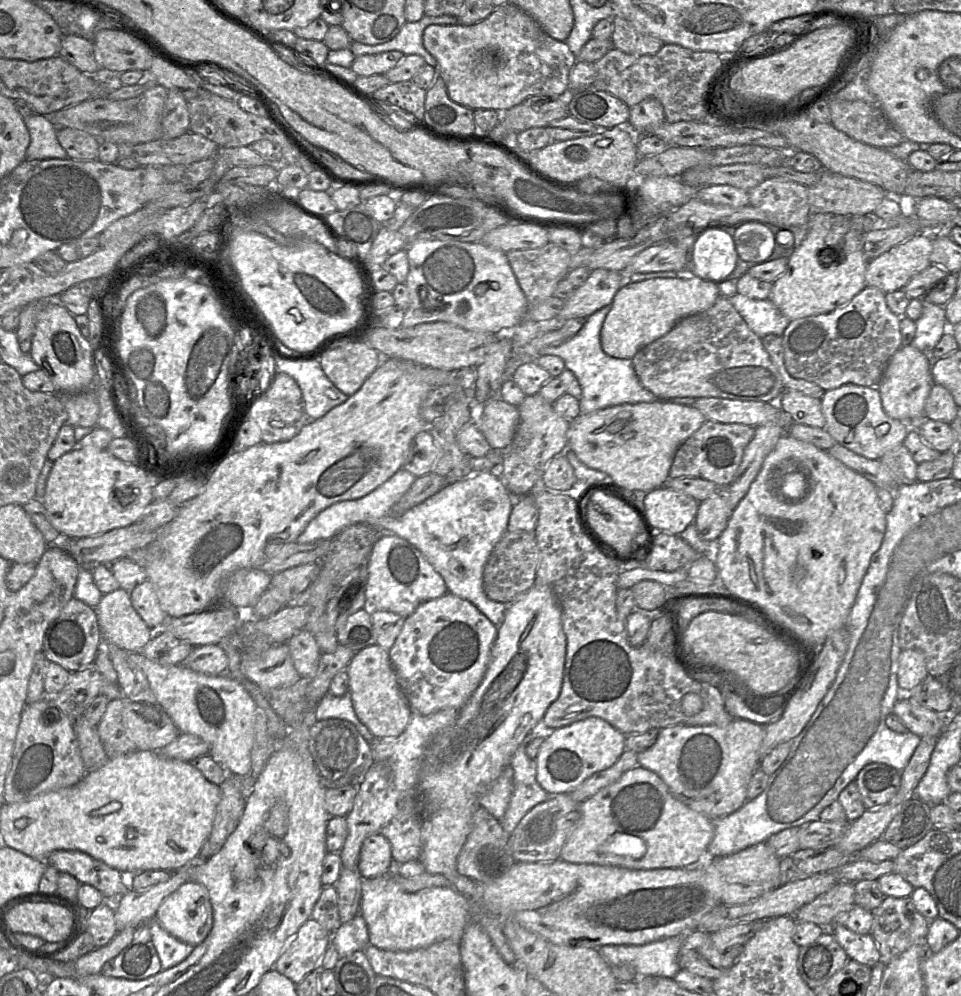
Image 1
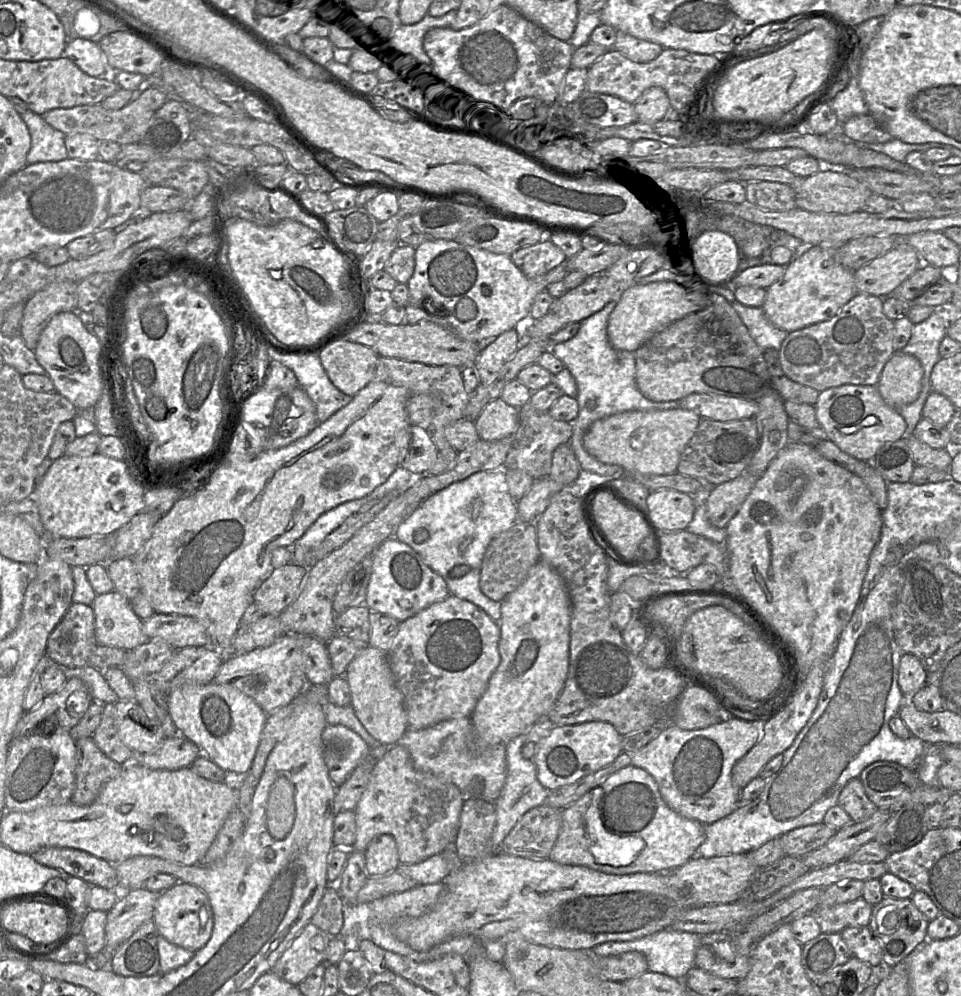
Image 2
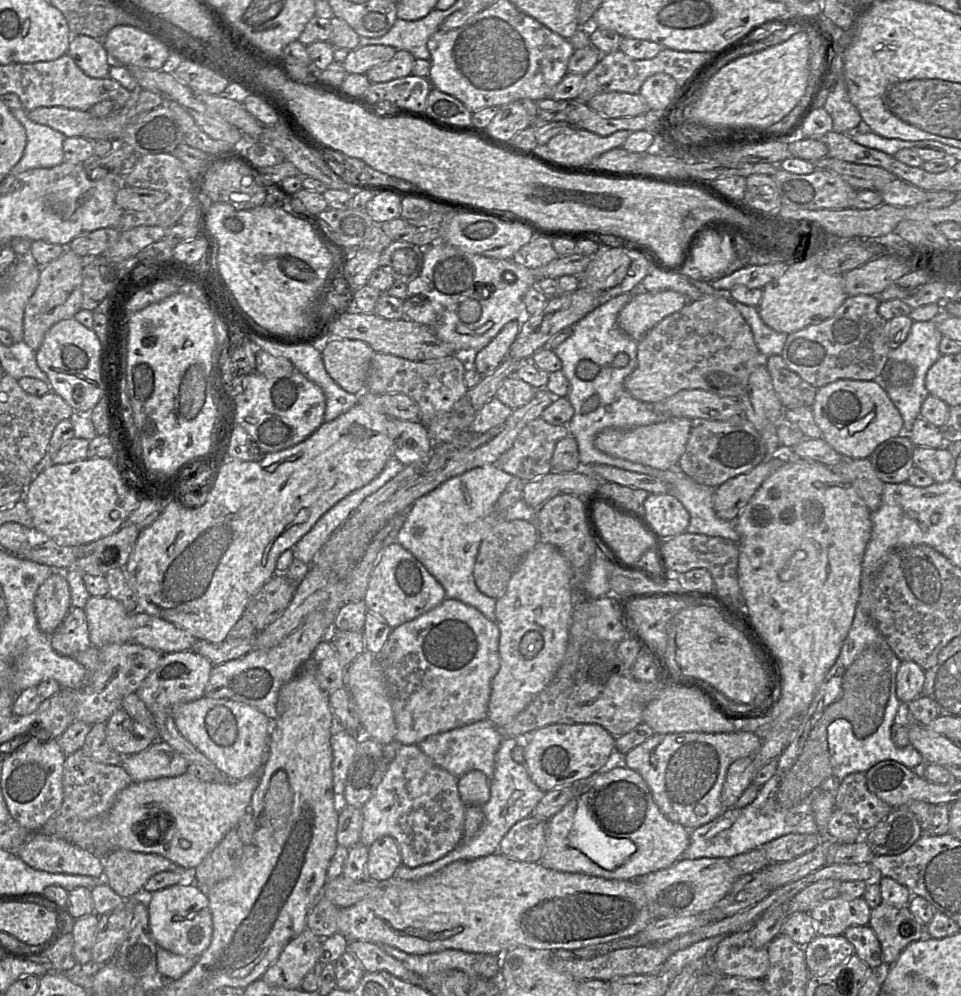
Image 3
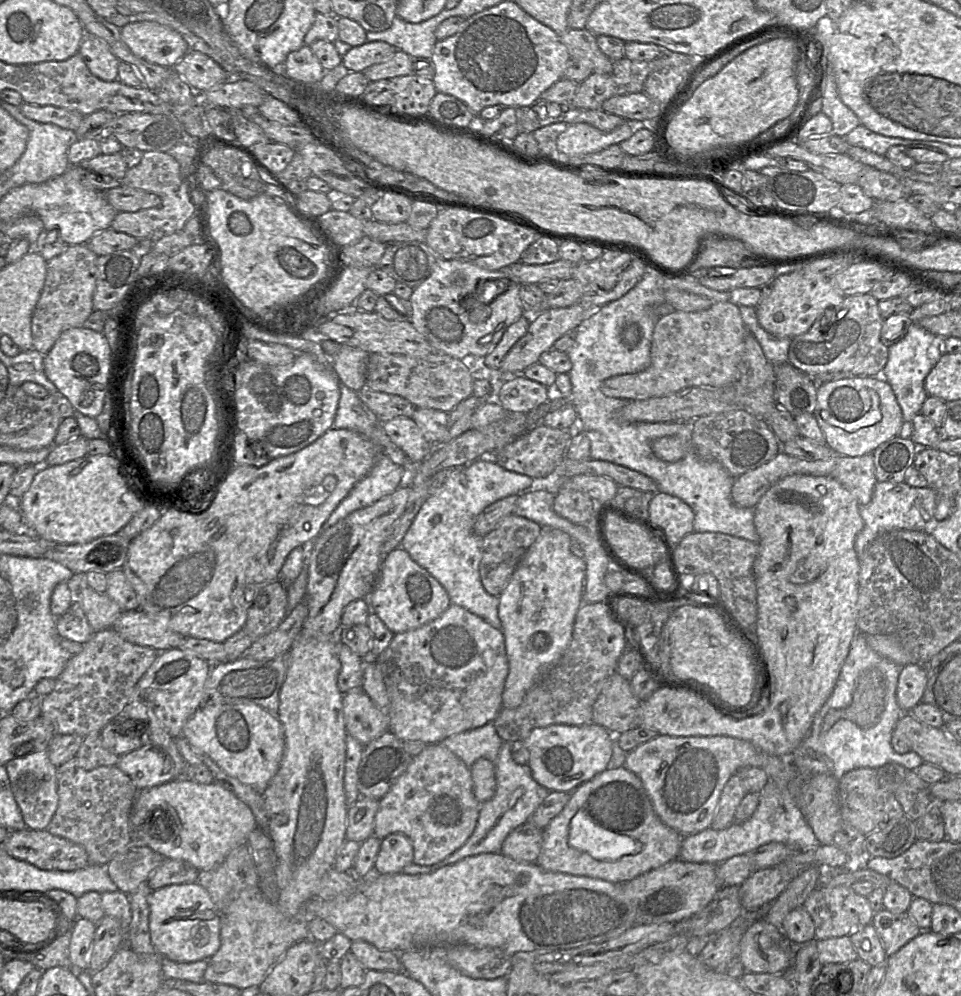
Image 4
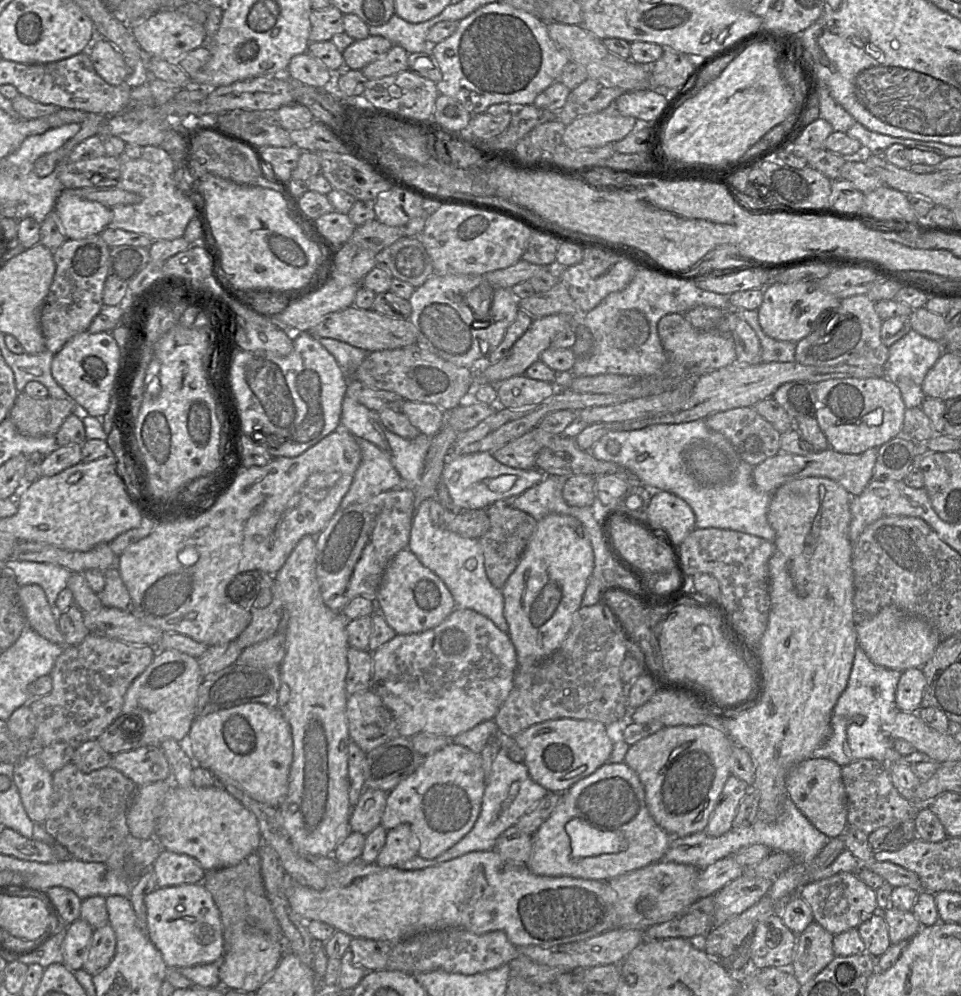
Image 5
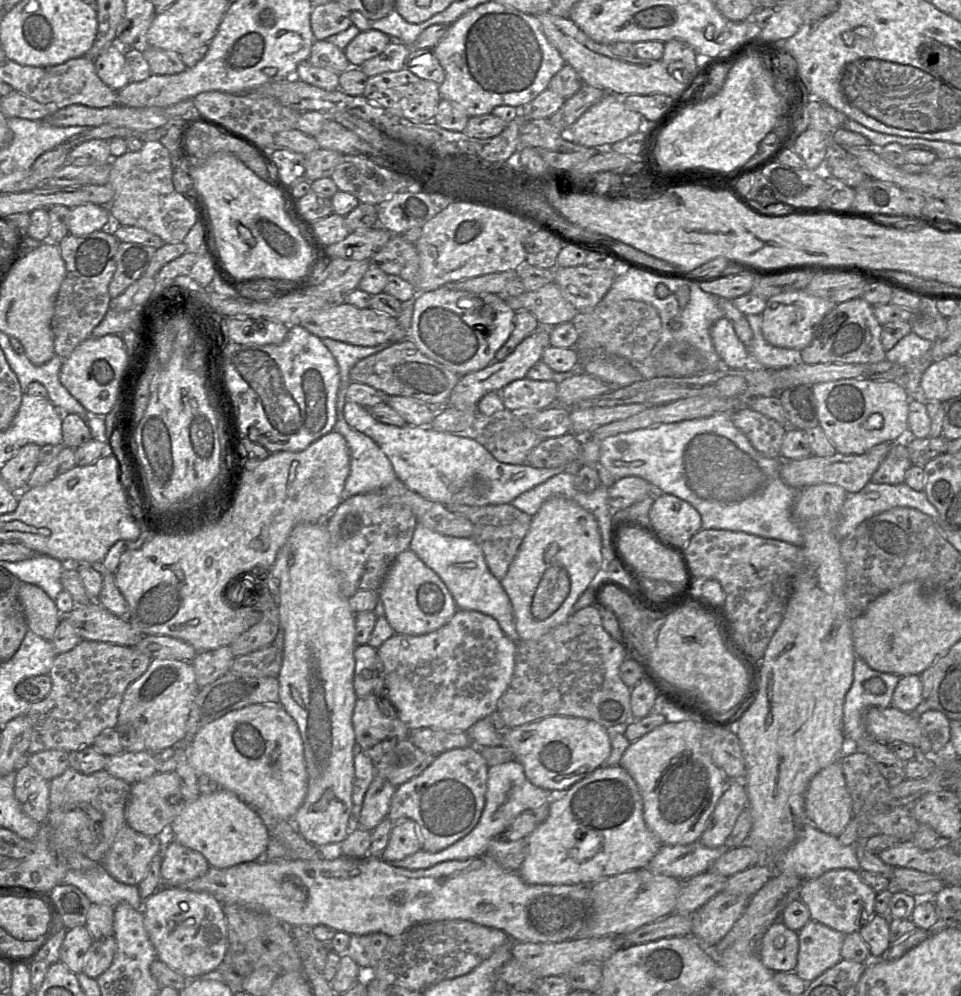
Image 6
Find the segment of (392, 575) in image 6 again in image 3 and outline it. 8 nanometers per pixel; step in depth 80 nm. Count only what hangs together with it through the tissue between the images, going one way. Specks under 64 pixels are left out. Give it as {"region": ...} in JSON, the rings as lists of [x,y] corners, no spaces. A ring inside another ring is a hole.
{"region":[[[398,542],[390,544],[376,565],[364,597],[370,612],[375,613],[390,627],[396,628],[427,613],[446,599],[443,586],[427,568]]]}

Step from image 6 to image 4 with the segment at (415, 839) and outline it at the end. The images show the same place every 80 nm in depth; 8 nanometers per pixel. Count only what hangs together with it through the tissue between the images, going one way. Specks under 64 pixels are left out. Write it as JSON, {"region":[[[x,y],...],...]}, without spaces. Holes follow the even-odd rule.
{"region":[[[391,833],[381,839],[373,871],[378,874],[399,873],[413,862],[414,850],[410,839],[402,833]]]}

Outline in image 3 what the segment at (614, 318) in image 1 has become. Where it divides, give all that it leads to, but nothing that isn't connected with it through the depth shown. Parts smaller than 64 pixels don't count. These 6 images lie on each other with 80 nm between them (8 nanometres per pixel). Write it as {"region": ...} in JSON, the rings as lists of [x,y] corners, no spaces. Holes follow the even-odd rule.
{"region":[[[639,288],[620,311],[618,325],[625,334],[639,341],[661,320],[689,302],[693,301],[672,290],[648,292]]]}

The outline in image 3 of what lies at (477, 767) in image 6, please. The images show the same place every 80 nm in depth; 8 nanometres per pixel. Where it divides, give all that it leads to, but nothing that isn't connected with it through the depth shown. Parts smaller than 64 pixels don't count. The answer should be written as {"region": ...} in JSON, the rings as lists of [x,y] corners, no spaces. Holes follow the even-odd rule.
{"region":[[[401,745],[374,794],[361,807],[363,824],[359,843],[369,847],[378,838],[390,835],[399,846],[402,864],[422,866],[440,859],[462,842],[465,808],[458,790],[458,778],[436,765],[418,745]]]}

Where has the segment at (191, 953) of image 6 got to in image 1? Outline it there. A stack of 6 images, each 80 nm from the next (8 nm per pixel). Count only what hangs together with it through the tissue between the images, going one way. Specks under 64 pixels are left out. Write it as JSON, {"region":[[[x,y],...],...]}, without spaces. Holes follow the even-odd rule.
{"region":[[[187,881],[167,896],[157,909],[155,920],[172,936],[192,946],[201,944],[213,926],[212,905],[207,888],[194,881]]]}

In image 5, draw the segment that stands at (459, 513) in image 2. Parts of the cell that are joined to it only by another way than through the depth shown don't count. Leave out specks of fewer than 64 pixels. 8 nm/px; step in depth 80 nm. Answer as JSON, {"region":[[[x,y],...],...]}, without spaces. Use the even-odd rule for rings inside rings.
{"region":[[[477,452],[457,457],[445,463],[442,471],[442,480],[453,503],[467,510],[485,508],[499,500],[511,502],[527,489],[540,483],[545,476],[537,468],[523,470],[506,466],[497,461],[490,452]],[[425,499],[415,510],[407,548],[444,582],[458,607],[472,609],[486,616],[500,630],[508,633],[504,597],[502,591],[494,587],[487,577],[479,539],[466,538],[433,524],[430,505],[431,499]]]}

